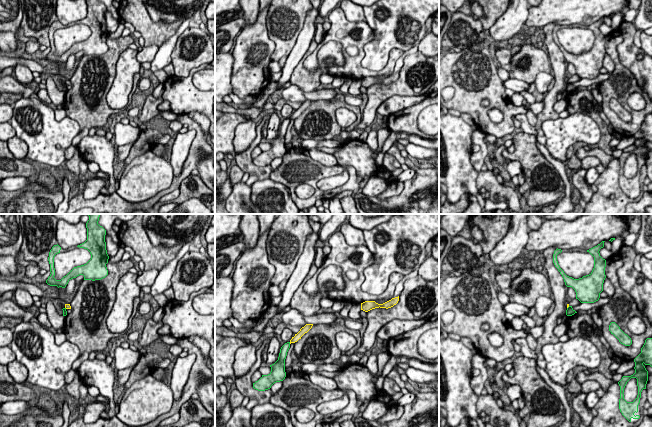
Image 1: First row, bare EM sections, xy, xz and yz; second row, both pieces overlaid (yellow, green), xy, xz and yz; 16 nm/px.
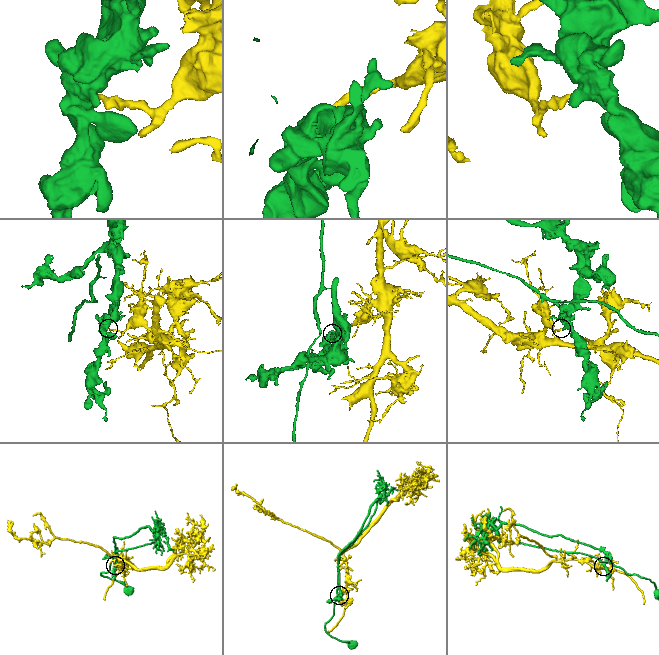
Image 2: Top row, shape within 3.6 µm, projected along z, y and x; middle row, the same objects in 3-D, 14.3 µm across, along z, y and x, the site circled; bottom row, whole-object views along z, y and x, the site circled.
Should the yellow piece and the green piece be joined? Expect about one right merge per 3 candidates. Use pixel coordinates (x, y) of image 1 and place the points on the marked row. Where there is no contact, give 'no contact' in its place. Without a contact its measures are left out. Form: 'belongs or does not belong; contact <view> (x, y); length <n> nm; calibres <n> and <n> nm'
does not belong; no contact

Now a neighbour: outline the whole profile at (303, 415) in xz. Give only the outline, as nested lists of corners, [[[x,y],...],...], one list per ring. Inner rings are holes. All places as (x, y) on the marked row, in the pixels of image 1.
[[[300,408],[296,411],[295,417],[301,423],[307,423],[311,421],[315,416],[315,413],[309,408]]]

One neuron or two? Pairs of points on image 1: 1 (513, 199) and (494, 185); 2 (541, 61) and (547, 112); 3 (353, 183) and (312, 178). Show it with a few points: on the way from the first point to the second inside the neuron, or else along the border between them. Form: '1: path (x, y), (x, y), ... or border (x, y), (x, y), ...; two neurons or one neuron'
1: path (508, 195), (499, 189); one neuron
2: border (547, 55), (552, 69); two neurons
3: path (349, 171), (347, 169), (337, 169), (324, 171); one neuron

